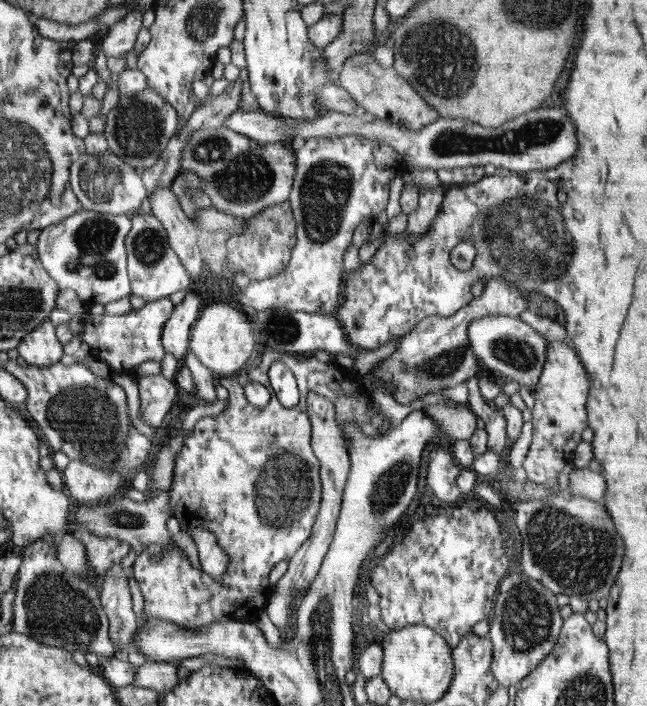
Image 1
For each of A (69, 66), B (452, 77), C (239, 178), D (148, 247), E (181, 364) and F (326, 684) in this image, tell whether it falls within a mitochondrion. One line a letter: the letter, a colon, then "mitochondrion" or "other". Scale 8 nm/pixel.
A: other
B: mitochondrion
C: mitochondrion
D: mitochondrion
E: other
F: mitochondrion

